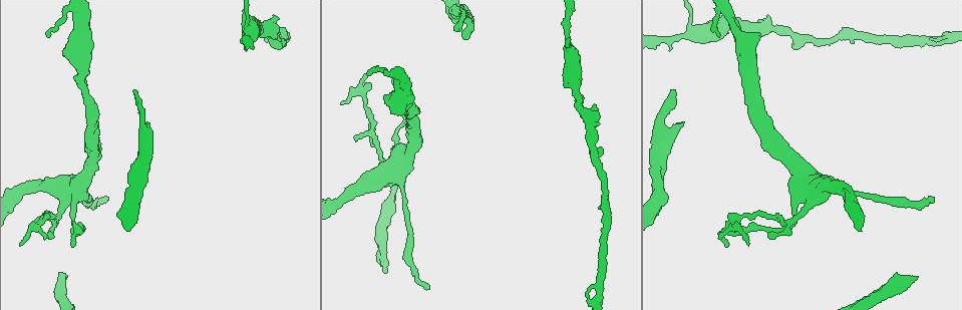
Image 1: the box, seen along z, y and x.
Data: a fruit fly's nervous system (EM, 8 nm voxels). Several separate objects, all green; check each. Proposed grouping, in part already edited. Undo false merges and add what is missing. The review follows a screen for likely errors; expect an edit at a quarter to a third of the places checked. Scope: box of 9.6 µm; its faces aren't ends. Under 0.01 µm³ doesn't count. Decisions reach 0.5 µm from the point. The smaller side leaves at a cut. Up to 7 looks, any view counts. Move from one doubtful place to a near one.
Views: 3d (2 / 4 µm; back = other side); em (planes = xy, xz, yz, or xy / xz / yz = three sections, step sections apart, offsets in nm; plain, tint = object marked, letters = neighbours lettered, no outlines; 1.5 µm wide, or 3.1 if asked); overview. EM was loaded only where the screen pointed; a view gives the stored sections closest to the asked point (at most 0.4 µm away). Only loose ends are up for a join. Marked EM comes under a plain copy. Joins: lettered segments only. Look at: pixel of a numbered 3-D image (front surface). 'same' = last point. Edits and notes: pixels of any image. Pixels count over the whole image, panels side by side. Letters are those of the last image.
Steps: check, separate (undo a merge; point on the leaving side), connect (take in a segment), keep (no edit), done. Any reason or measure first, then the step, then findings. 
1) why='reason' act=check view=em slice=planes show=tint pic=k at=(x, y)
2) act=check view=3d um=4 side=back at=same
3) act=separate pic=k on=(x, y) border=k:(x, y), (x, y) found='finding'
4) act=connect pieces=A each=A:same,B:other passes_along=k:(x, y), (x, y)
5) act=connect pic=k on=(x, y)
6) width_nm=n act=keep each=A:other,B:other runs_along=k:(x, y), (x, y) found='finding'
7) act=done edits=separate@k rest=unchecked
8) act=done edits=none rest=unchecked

why='a fork' act=check view=em slice=xz step=4 show=tint pic=1 at=(790, 222)

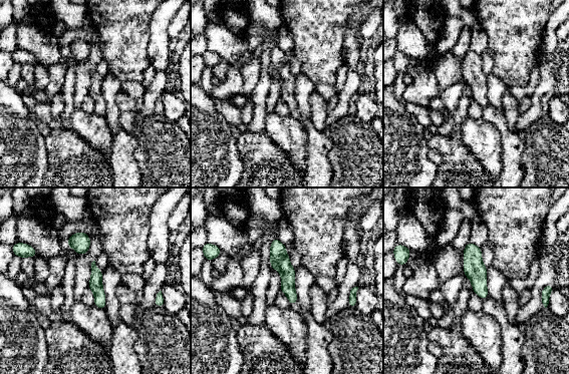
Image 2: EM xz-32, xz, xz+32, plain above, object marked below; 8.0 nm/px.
act=check view=em slice=xz step=4 show=letters at=same

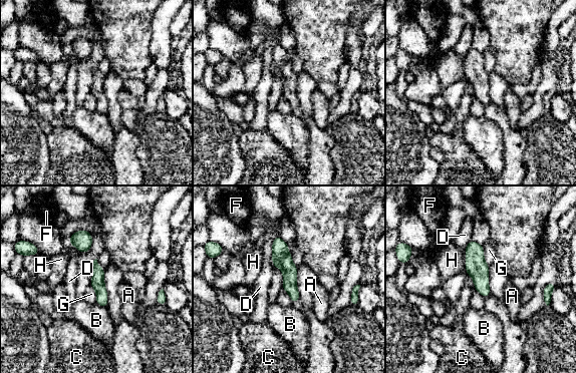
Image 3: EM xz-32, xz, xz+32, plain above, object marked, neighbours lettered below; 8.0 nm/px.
act=keep each=A:other,B:other,C:other,D:other,F:other,G:other,H:other border=3:(482, 245), (484, 260), (489, 265) found='continuous, no second neuron'

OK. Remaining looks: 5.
why='free end' act=check view=em slice=planes show=letters pic=1 at=(917, 277)

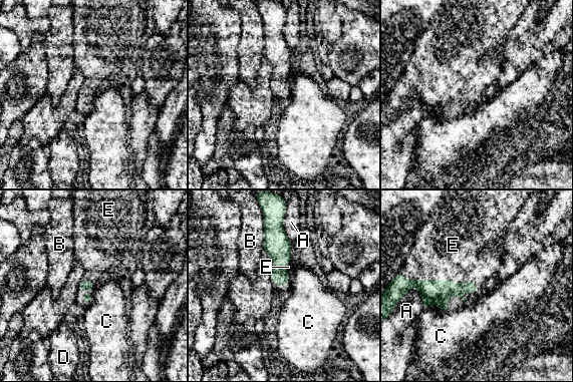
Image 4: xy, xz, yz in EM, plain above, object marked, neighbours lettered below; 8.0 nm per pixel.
longest_contact=E:550nm act=connect pieces=E each=A:other,B:other,C:other,D:other,E:same passes_along=4:(432, 291), (442, 280), (445, 249) found='it goes on there'

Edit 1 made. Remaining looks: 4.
act=check view=overview

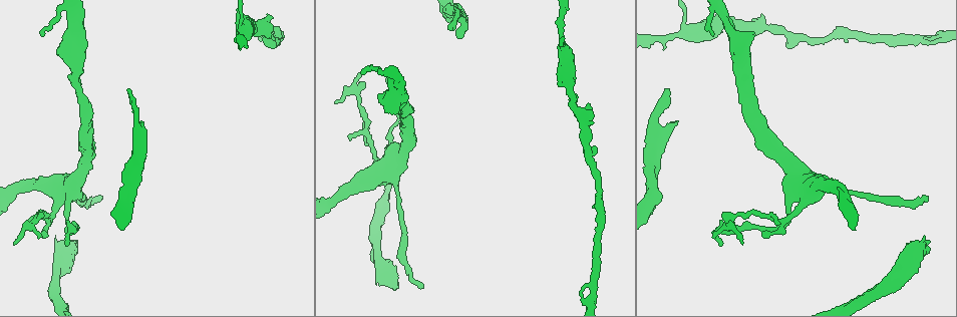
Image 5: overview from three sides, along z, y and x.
why='tapers out' act=check view=3d um=2 pic=5 at=(928, 196)

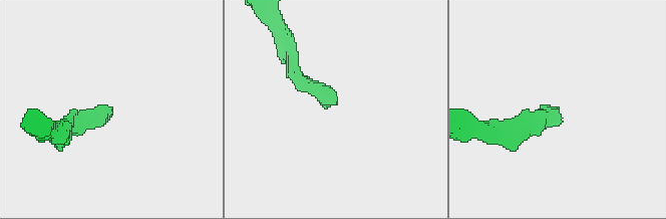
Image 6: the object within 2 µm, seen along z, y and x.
act=check view=em slice=planes show=letters pic=6 at=(110, 107)

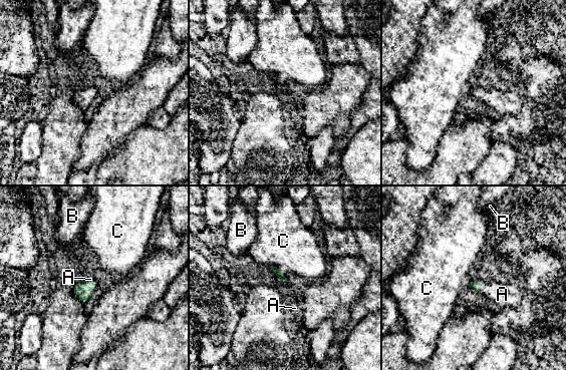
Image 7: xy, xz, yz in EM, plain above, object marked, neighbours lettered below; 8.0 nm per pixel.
act=connect pieces=A each=A:same,B:other,C:other found='it goes on there'

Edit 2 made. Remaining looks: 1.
act=done edits=connect@4,connect@7 rest=unchecked

